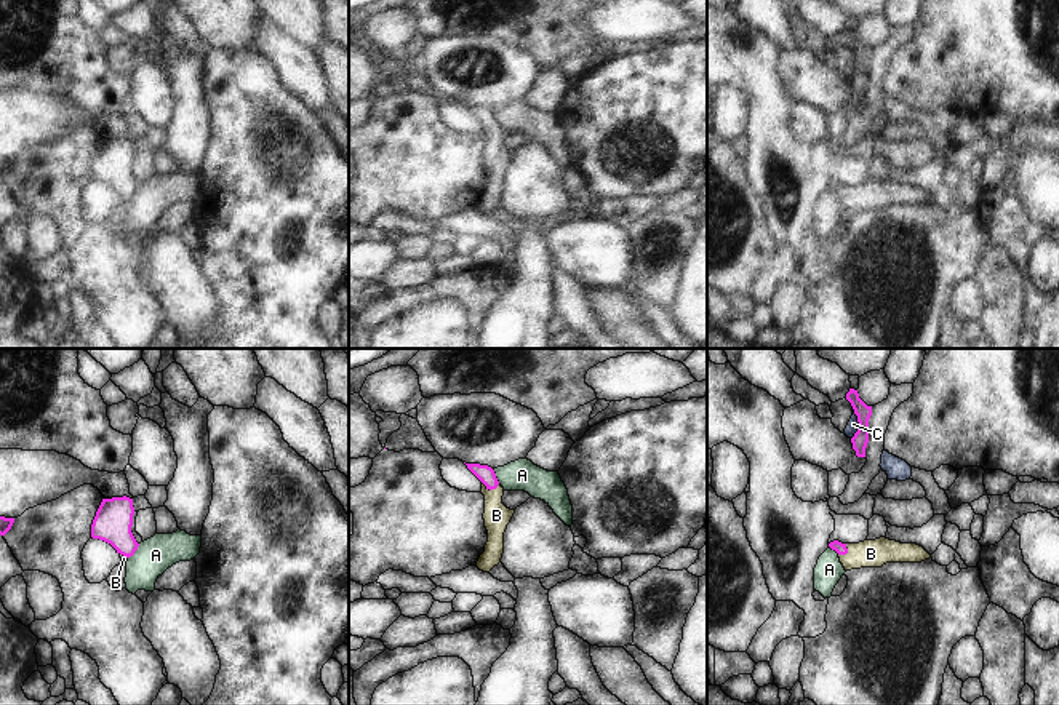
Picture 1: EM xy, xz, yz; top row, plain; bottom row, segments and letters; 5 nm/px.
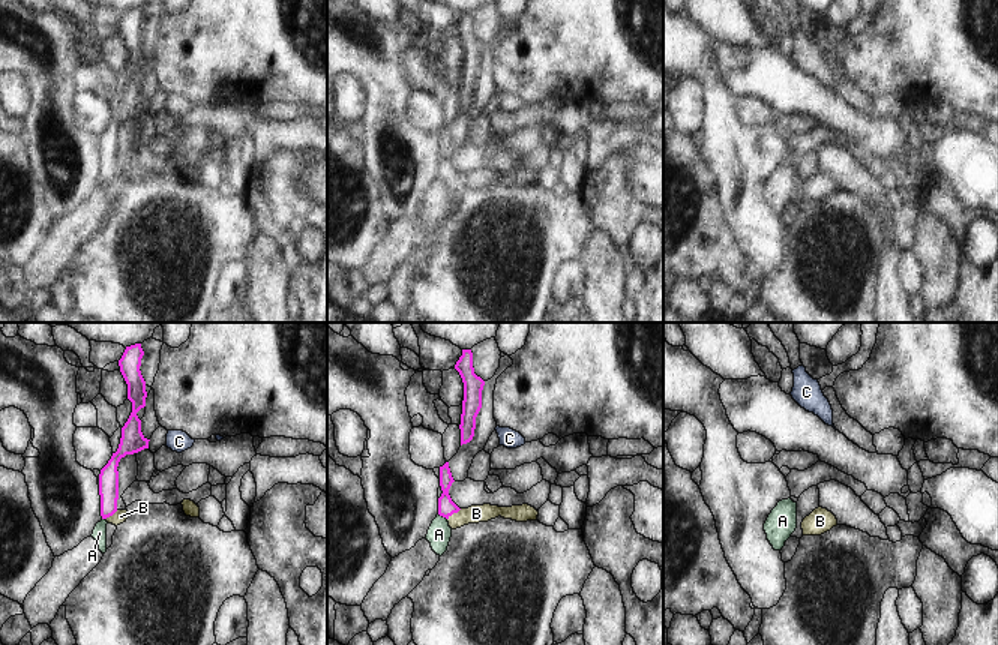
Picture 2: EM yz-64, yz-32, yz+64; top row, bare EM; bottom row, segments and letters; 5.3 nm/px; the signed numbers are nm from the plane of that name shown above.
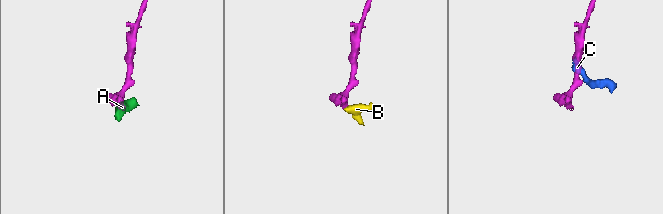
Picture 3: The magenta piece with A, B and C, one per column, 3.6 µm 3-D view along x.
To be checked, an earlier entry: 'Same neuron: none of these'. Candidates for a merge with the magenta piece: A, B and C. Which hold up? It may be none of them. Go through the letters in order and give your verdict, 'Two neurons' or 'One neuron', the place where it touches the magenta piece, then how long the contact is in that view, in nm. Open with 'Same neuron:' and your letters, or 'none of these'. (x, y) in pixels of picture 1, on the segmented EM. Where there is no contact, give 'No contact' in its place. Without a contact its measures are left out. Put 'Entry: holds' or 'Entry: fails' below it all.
Same neuron: B
A: Two neurons. Touches magenta at xy (135, 550). Shared border 100 nm
B: One neuron. Touches magenta at xz (490, 489). Shared border 90 nm
C: Two neurons. Touches magenta at yz (859, 424). Shared border 160 nm
Entry: fails

